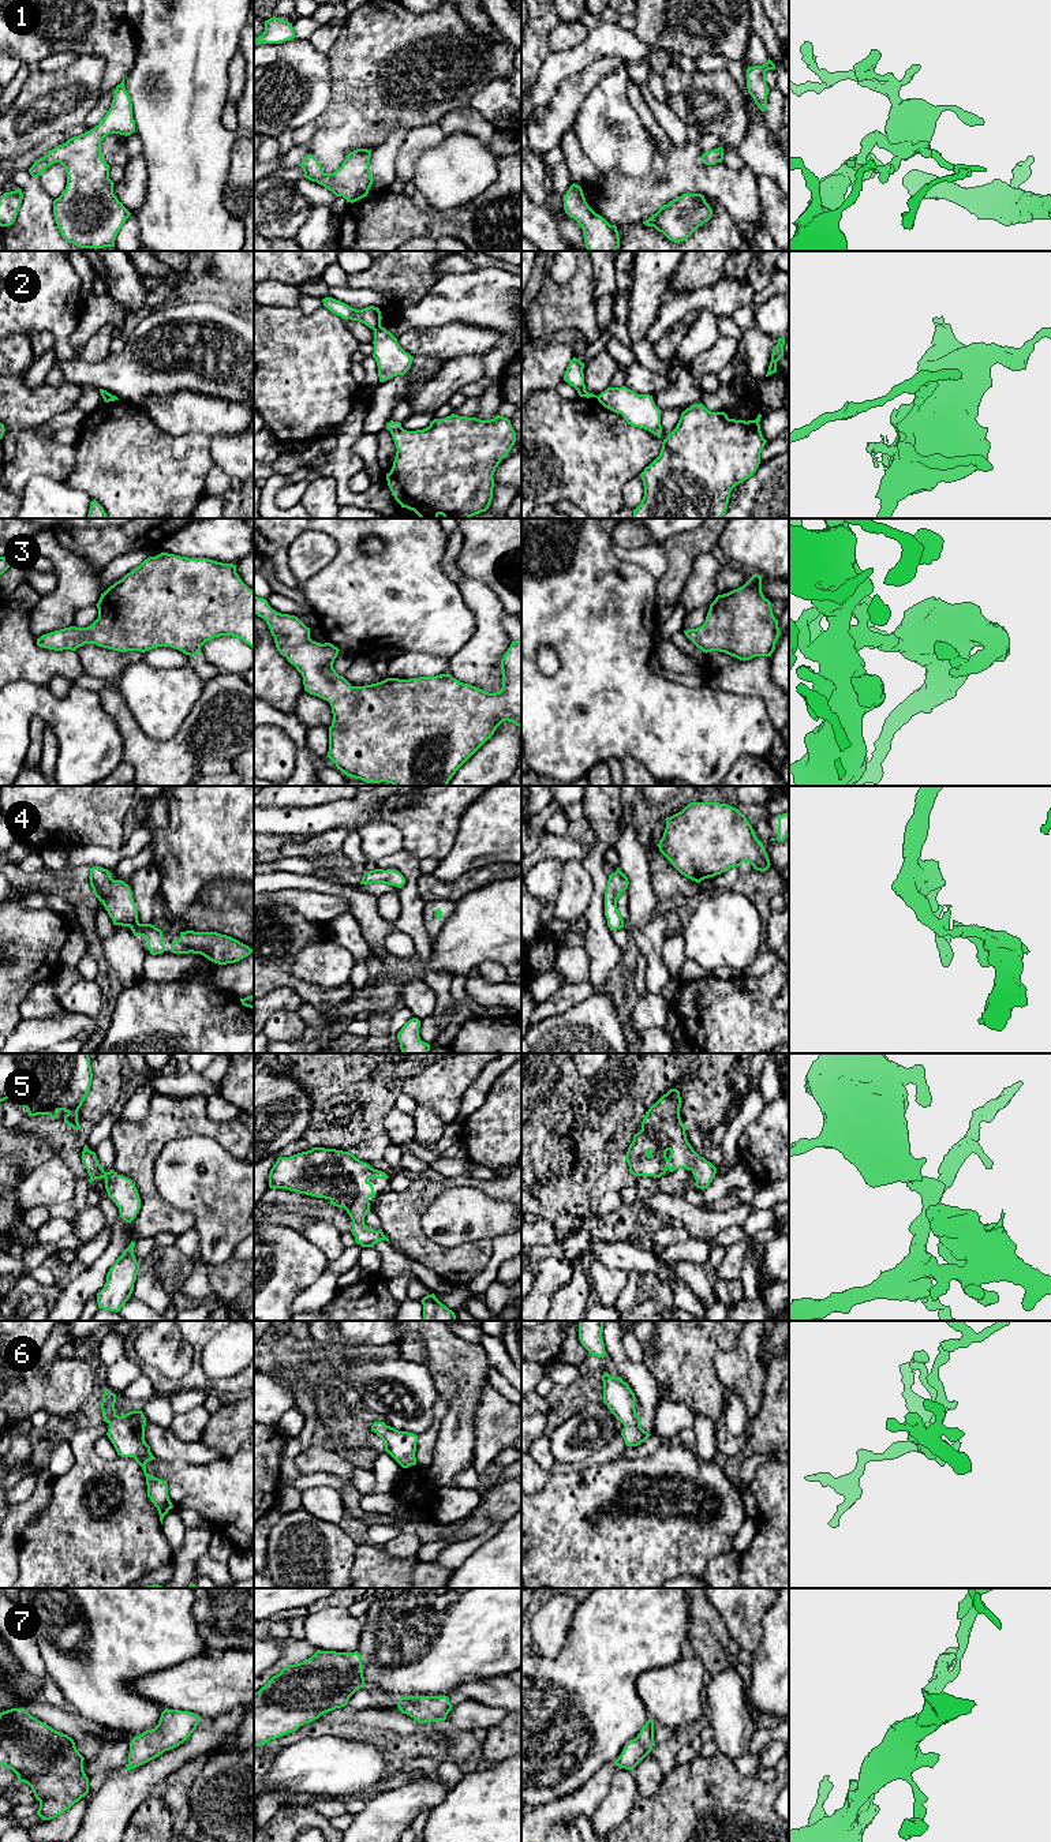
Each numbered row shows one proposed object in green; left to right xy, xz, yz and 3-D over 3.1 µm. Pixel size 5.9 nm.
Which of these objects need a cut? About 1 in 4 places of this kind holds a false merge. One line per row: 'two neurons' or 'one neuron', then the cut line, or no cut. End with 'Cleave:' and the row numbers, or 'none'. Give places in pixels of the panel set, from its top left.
1: one neuron; cut none
2: two neurons; cut xz (381, 326), (374, 330)
3: one neuron; cut none
4: one neuron; cut none
5: one neuron; cut none
6: one neuron; cut none
7: one neuron; cut none
Cleave: 2

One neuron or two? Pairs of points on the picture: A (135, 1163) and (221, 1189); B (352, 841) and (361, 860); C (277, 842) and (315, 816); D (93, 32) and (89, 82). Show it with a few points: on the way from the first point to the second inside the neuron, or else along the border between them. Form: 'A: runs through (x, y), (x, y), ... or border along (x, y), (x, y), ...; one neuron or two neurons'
A: border along (171, 1141), (153, 1164), (153, 1183), (161, 1198); two neurons
B: runs through (352, 845), (356, 856); one neuron
C: border along (268, 832), (283, 837); two neurons
D: border along (77, 56), (98, 55), (105, 60), (100, 85); two neurons

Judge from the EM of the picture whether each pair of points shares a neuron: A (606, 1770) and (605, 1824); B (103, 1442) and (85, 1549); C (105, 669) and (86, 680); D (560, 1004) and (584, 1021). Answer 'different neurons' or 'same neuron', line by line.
A: different neurons
B: different neurons
C: different neurons
D: different neurons

